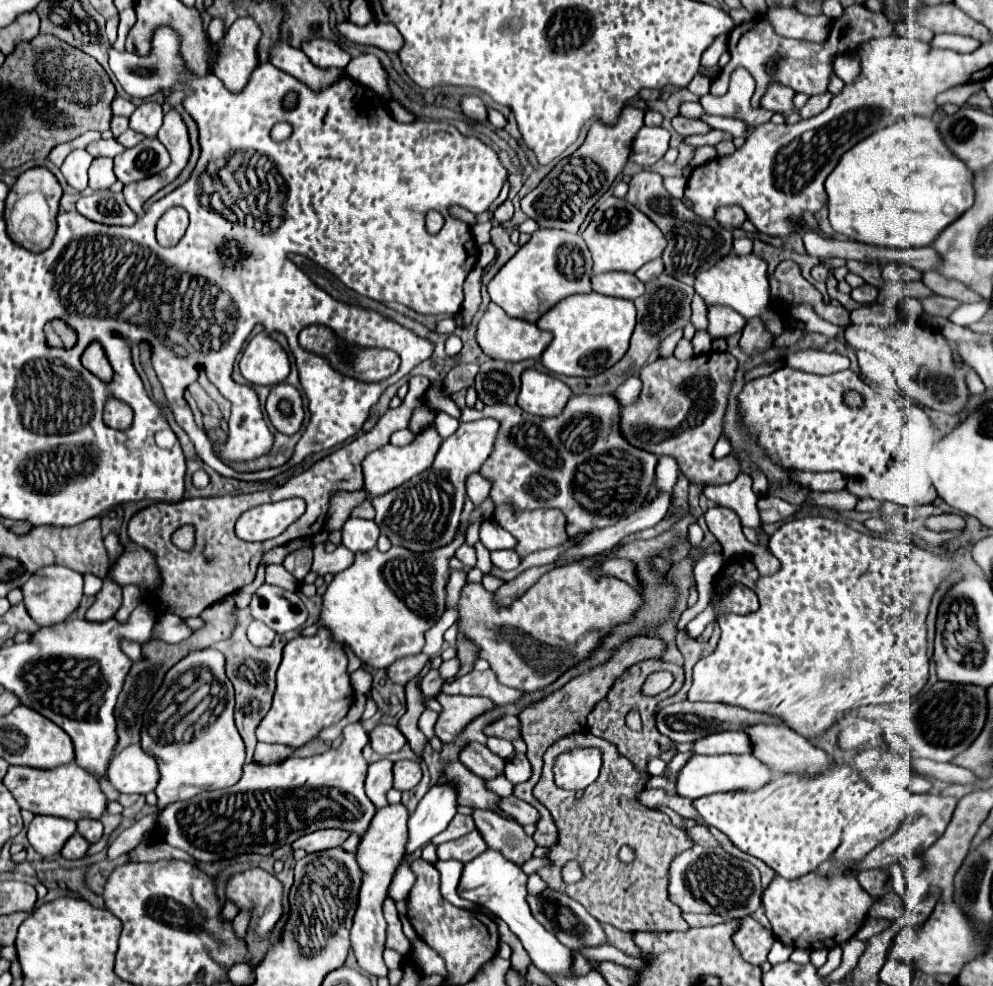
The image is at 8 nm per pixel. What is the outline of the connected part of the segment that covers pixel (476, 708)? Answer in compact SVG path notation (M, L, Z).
M438 695L436 701L442 705L438 721L434 725L434 735L448 743L452 741L476 715L494 707L486 697L460 697L460 695Z

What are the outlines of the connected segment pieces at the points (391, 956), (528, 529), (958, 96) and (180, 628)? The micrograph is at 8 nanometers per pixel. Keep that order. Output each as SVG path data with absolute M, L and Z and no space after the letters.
M392 949L384 950L384 963L386 963L386 967L388 969L396 969L396 967L402 967L402 963L404 963L404 957L402 955L398 955L396 951L392 951Z
M498 505L494 509L494 521L510 531L518 541L514 551L524 559L528 553L558 547L568 541L566 517L560 509L516 511L512 505Z
M966 83L966 85L960 85L960 87L952 87L950 91L944 93L944 101L942 101L942 95L938 97L938 99L940 99L938 105L948 103L948 101L952 101L952 103L956 103L956 105L964 105L966 99L968 99L970 95L974 95L974 93L976 93L976 83Z
M164 615L164 619L156 621L152 629L152 637L164 641L164 643L180 643L184 641L192 631L186 627L186 623L180 617Z

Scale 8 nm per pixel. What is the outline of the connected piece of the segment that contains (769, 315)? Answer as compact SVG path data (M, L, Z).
M730 253L728 257L724 257L724 261L718 261L712 269L700 273L696 277L694 289L706 301L706 305L716 305L716 303L718 305L728 305L728 307L736 309L746 319L760 317L775 338L784 331L784 323L781 318L768 308L768 303L770 303L768 263L762 257L754 255L754 253L748 253L748 255Z

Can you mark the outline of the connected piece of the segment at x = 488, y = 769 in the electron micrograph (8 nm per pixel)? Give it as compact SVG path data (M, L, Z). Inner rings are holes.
M470 741L458 753L458 757L468 769L472 769L472 773L476 773L478 777L484 777L484 781L504 775L504 759L490 753L486 745L480 745L476 741Z

